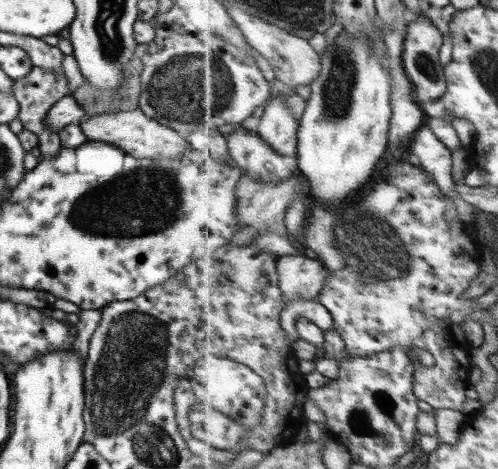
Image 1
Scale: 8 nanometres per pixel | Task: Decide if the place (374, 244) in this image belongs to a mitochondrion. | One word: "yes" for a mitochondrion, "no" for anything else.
yes

